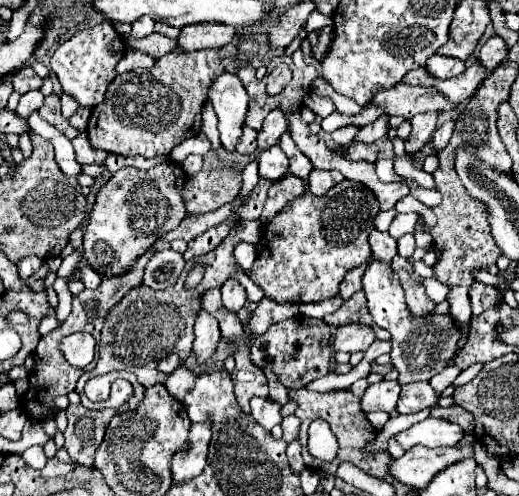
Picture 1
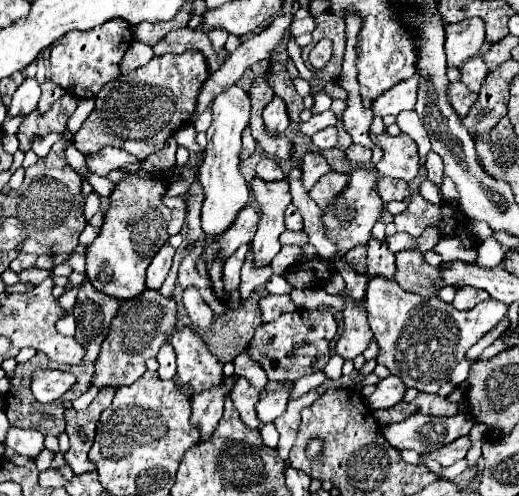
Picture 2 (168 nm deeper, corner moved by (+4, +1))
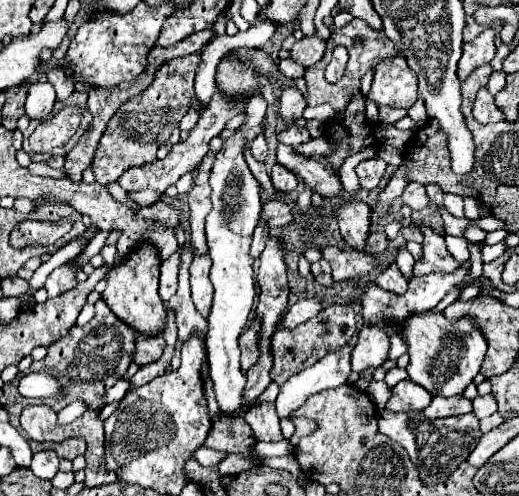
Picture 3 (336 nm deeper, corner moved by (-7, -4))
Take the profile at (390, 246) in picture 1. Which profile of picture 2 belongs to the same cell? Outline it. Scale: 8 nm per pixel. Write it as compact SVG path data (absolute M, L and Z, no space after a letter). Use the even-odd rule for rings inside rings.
M369 239L367 251L367 275L391 279L395 273L395 255L389 251L387 243Z

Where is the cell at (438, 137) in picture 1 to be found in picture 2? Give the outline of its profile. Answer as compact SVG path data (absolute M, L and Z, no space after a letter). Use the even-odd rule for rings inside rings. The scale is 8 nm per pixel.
M429 151L425 167L427 167L427 177L429 177L429 181L433 181L437 187L441 187L441 183L443 183L443 165L441 165L441 157L439 157L437 153Z

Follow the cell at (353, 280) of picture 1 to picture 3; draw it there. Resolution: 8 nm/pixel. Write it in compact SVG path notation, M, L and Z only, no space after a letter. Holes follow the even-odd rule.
M376 232L376 234L370 234L370 236L368 236L366 246L364 246L364 252L378 256L378 254L382 254L382 252L386 250L386 246L388 246L386 234L384 234L384 232Z

